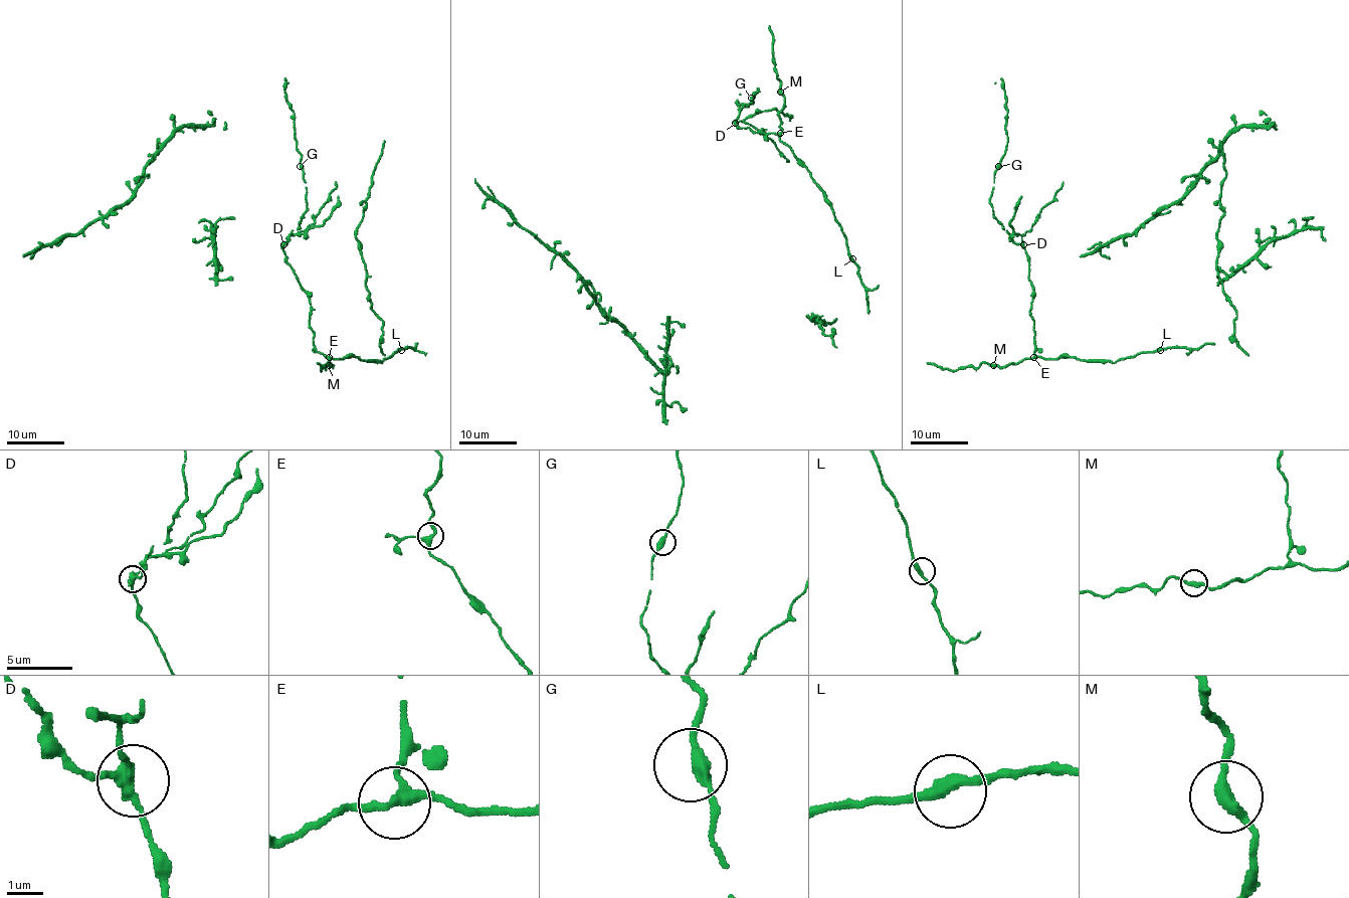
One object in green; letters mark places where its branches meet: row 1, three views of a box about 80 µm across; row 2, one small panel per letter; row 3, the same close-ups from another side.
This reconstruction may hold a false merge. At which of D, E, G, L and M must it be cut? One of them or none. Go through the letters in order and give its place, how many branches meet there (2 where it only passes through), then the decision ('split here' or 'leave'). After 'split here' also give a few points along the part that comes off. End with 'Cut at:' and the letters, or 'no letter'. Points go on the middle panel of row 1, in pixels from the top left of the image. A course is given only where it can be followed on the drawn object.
D: at (735, 123); 3 branches meet; split here; foreign part runs (735, 122), (741, 121), (763, 131), (787, 161)
E: at (780, 133); 3 branches meet; leave
G: at (751, 98); 2 branches meet; leave
L: at (852, 258); 2 branches meet; leave
M: at (780, 92); 2 branches meet; leave
Cut at: D

